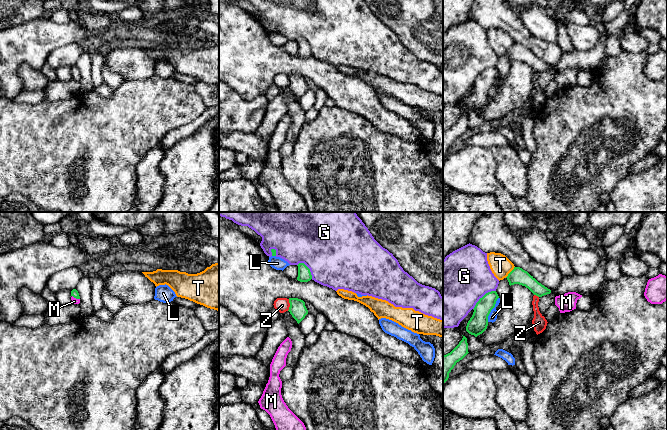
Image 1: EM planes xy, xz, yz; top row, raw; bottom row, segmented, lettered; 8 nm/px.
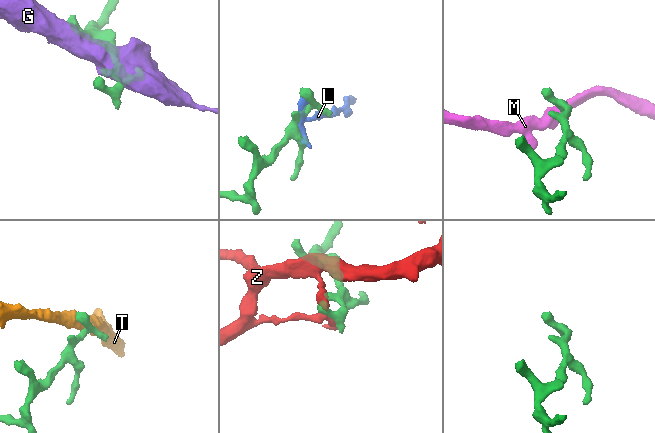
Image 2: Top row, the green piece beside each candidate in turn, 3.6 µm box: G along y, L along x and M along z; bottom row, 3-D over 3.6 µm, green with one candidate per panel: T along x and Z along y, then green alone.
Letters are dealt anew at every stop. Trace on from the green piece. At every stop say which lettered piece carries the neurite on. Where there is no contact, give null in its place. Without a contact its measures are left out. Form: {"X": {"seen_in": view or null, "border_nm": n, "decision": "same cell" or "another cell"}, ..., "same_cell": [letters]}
{"G": {"seen_in": "yz", "border_nm": 240, "decision": "another cell"}, "L": {"seen_in": "yz", "border_nm": 220, "decision": "another cell"}, "M": {"seen_in": "xy", "border_nm": 70, "decision": "same cell"}, "T": {"seen_in": "yz", "border_nm": 120, "decision": "another cell"}, "Z": {"seen_in": "xz", "border_nm": 100, "decision": "another cell"}, "same_cell": ["M"]}

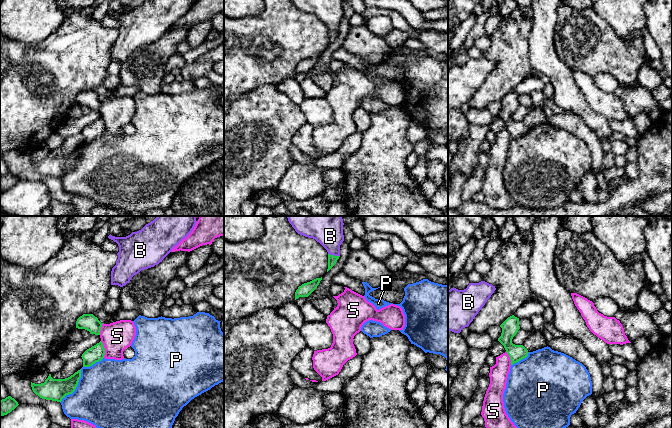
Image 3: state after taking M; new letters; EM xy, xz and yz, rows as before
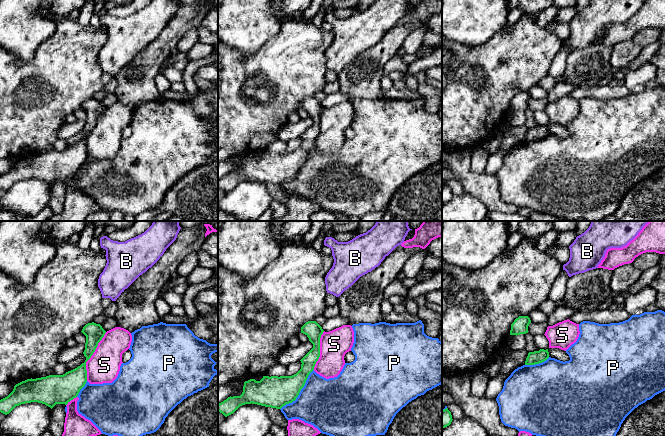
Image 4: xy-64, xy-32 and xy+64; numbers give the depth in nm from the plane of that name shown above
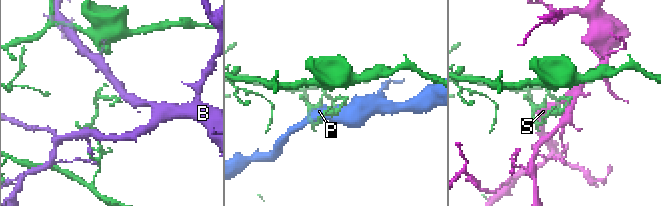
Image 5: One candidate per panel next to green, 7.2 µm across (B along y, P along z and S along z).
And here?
{"B": {"seen_in": "xz", "border_nm": 100, "decision": "another cell"}, "P": {"seen_in": "xy", "border_nm": 320, "decision": "another cell"}, "S": {"seen_in": "xy", "border_nm": 140, "decision": "another cell"}, "same_cell": []}

